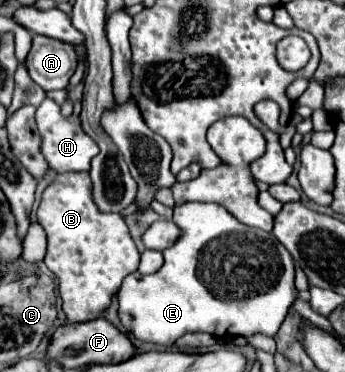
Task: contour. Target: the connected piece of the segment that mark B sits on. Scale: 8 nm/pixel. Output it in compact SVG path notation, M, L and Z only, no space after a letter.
M87 171L63 173L45 189L37 209L37 221L47 233L47 255L43 263L57 277L59 295L67 319L89 321L109 307L125 275L137 271L139 251L119 213L101 213L93 205L93 183Z

